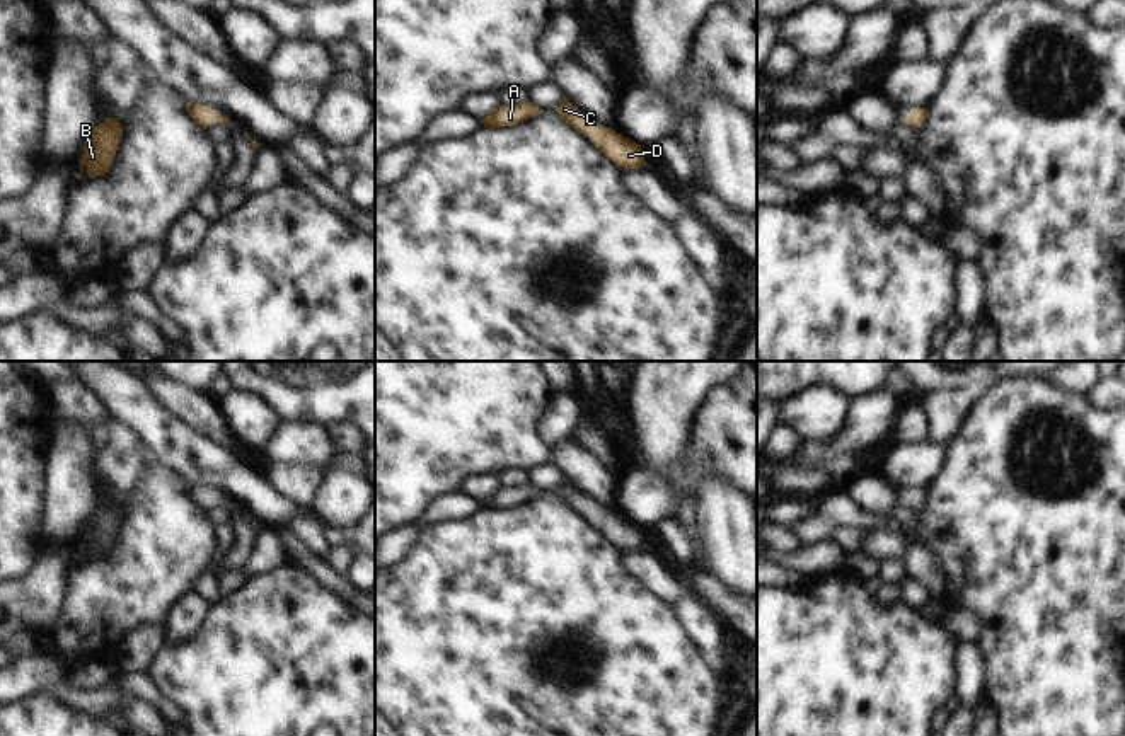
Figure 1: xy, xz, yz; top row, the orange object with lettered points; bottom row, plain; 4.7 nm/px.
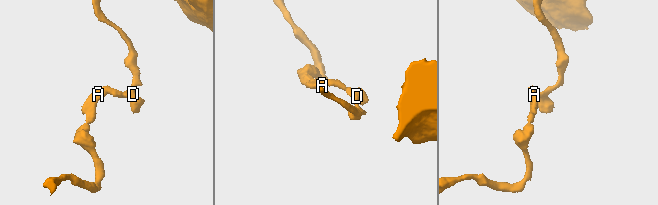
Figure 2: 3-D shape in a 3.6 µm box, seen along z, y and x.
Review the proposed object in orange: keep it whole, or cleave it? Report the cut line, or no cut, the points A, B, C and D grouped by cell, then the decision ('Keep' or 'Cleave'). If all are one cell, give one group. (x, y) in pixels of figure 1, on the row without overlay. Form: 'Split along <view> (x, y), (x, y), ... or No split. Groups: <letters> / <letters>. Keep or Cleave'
No split. Groups: A B C D. Keep.

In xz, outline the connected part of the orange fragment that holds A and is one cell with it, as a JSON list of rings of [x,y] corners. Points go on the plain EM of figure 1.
[[[523,484],[520,487],[499,487],[494,494],[482,501],[484,508],[489,511],[496,511],[501,508],[515,508],[522,503],[530,501],[532,497],[540,496],[540,489],[532,484]]]

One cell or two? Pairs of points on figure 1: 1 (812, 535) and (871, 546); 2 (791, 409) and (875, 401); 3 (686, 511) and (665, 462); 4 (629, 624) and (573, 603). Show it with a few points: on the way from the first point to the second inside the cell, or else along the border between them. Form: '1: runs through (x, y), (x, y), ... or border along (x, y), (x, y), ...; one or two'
1: border along (868, 530), (900, 532), (907, 542); two
2: border along (813, 385), (834, 387), (849, 404), (830, 440); two
3: runs through (684, 500), (672, 474); one
4: runs through (616, 624), (594, 624), (587, 617); one

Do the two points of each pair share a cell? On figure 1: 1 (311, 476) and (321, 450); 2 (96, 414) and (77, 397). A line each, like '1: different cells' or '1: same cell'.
1: different cells
2: same cell

